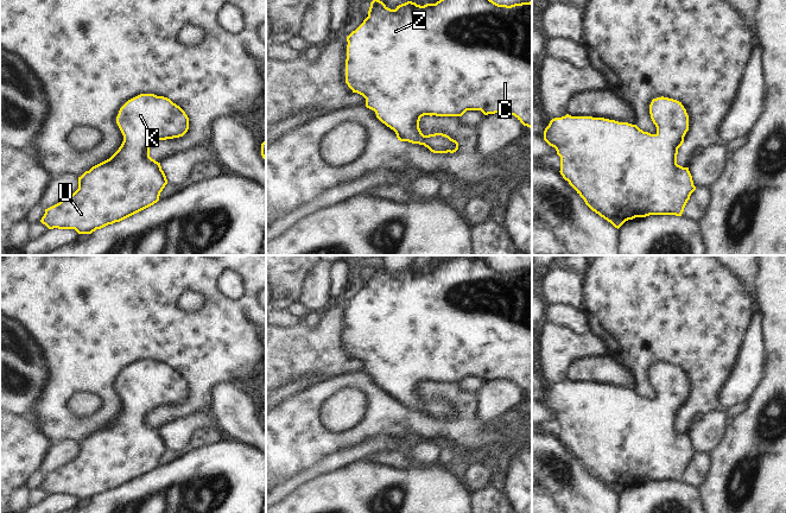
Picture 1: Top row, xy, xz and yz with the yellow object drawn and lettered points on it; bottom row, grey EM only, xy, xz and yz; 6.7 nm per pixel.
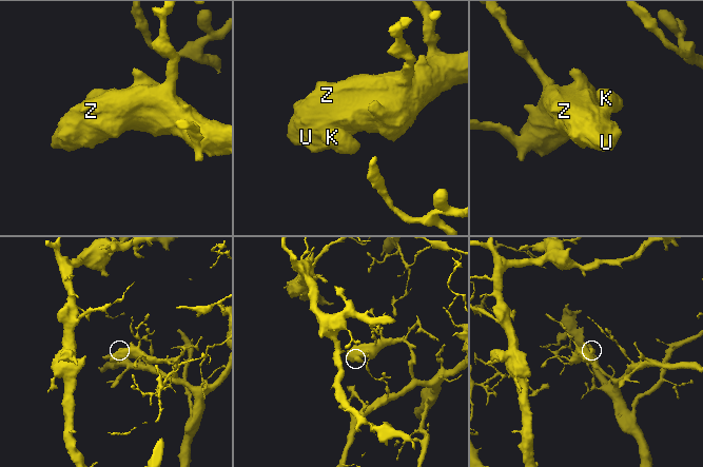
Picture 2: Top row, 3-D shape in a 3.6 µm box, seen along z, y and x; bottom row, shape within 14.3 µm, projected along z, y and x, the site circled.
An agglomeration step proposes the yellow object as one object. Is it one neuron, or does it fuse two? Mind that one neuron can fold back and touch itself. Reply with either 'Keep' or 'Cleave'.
Keep.

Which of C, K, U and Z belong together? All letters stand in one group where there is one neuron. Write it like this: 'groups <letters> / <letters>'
groups C K U Z

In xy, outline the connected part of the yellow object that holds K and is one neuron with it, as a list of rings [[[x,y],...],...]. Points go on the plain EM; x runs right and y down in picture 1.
[[[140,360],[120,374],[116,390],[123,401],[121,412],[109,425],[78,443],[78,455],[72,461],[45,475],[40,488],[49,495],[75,495],[78,500],[91,500],[159,467],[167,445],[160,429],[150,423],[150,413],[159,406],[183,403],[189,395],[188,381],[167,363]]]

